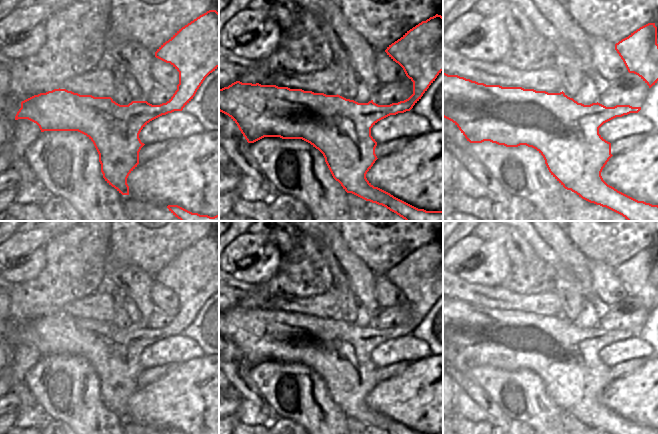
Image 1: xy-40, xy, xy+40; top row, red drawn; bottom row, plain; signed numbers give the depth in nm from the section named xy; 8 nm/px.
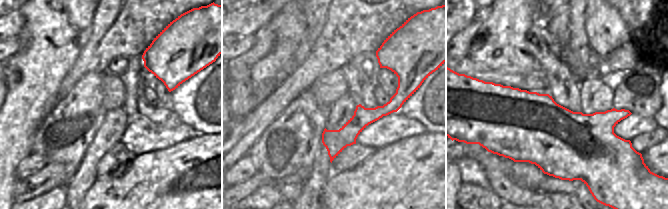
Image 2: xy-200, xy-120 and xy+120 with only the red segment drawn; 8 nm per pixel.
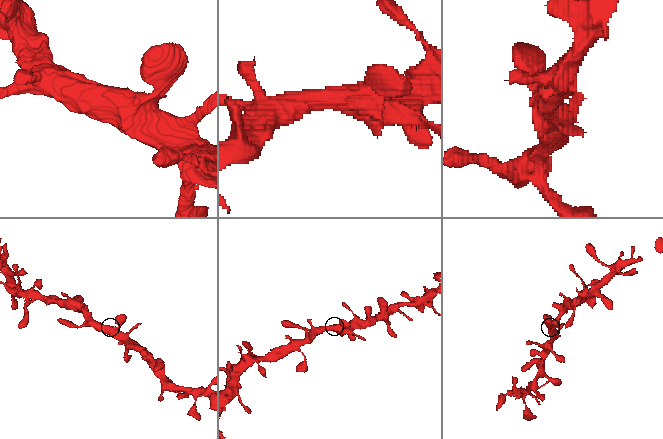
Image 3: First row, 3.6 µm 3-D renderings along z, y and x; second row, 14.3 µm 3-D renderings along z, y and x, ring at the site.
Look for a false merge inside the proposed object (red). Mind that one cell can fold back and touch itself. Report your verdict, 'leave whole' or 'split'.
leave whole

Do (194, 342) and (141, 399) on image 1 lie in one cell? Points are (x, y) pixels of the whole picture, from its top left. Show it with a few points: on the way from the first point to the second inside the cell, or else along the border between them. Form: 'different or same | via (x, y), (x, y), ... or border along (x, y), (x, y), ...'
different | border along (201, 357), (178, 364)

